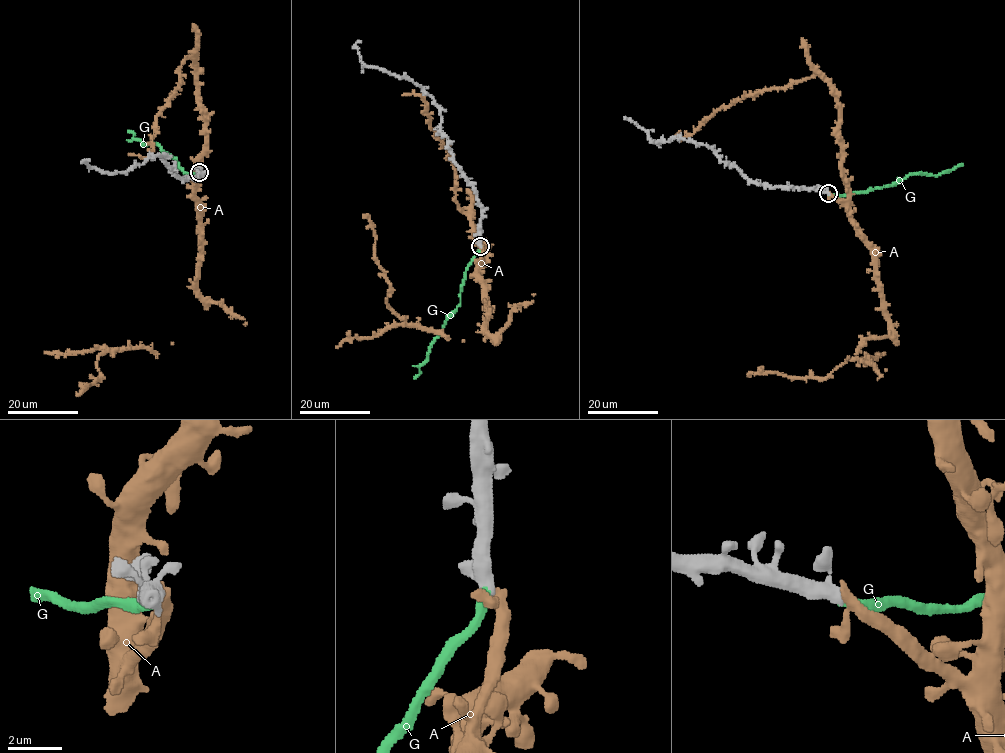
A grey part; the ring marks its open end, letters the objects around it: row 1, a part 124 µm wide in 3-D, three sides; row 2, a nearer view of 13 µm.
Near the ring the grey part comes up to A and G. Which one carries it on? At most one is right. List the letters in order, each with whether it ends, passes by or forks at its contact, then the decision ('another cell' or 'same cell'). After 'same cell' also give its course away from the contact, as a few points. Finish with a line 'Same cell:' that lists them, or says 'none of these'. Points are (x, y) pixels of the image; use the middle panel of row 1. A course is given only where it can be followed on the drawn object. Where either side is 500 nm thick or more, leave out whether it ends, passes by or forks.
A: it passes by; same cell
G: it ends; another cell
Same cell: A

